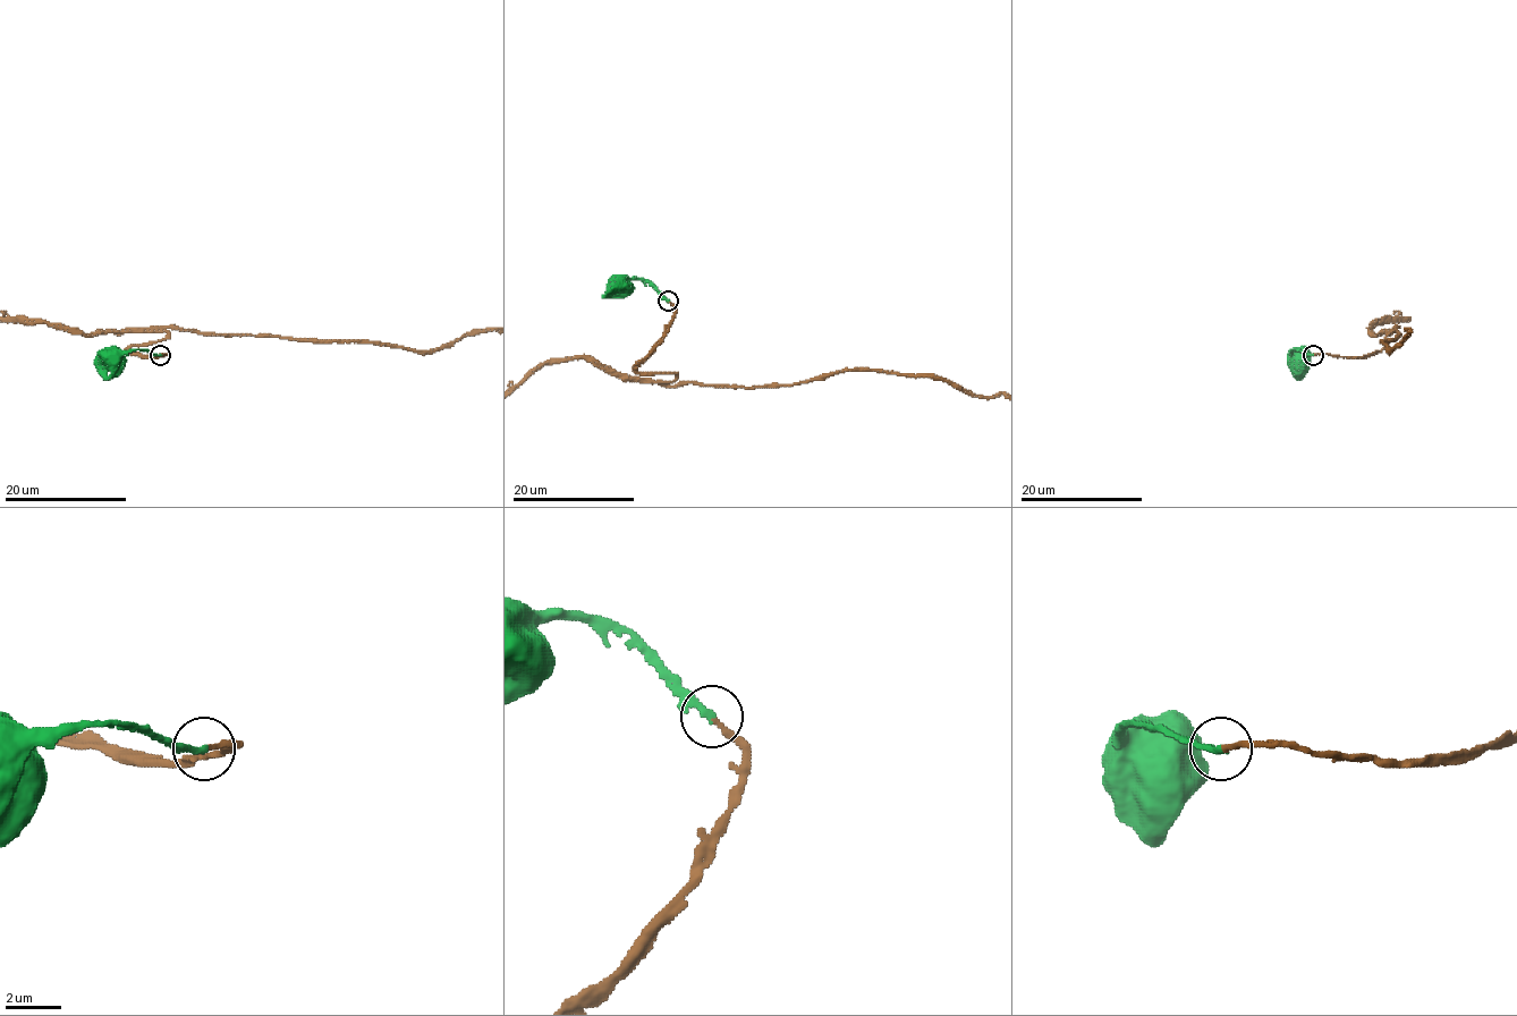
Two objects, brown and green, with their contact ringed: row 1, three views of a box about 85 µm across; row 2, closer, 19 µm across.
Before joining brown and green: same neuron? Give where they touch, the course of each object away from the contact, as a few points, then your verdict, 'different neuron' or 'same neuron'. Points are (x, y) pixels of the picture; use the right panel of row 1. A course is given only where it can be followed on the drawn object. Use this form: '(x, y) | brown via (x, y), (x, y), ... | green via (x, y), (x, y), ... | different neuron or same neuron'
(1313, 355) | green via (1313, 355), (1291, 350), (1299, 358) | same neuron

